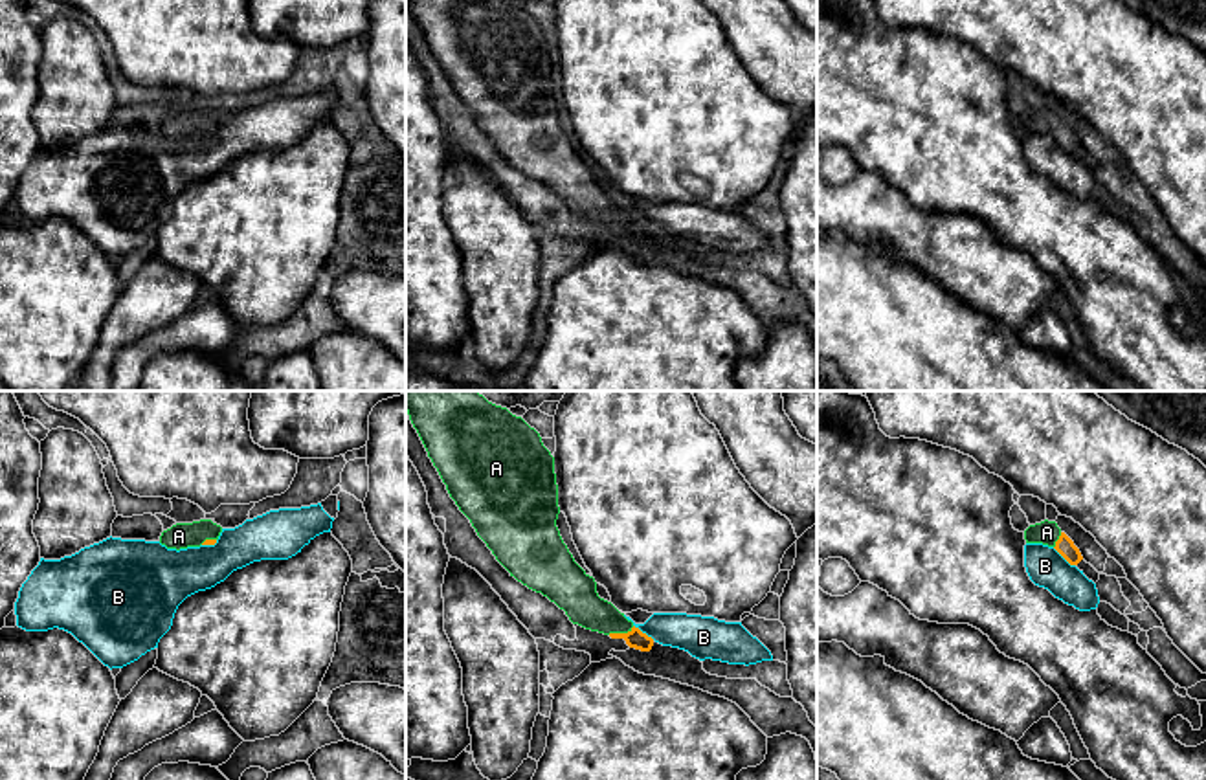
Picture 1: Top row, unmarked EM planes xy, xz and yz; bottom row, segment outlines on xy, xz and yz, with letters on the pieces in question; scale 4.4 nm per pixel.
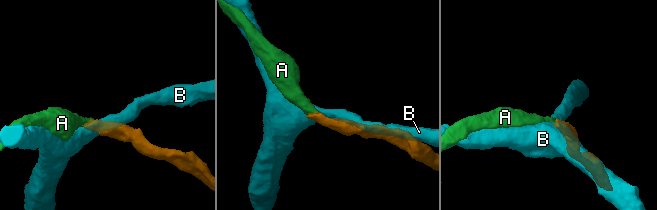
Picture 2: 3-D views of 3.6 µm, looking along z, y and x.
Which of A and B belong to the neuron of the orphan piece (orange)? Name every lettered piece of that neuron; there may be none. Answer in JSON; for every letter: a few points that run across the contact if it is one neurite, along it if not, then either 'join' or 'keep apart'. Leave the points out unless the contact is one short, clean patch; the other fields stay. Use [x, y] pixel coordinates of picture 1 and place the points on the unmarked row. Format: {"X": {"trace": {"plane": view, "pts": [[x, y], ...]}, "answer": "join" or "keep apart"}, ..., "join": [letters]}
{"A": {"trace": {"plane": "xz", "pts": [[636, 228], [630, 222], [621, 222], [577, 186]]}, "answer": "join"}, "B": {"answer": "keep apart"}, "join": ["A"]}

